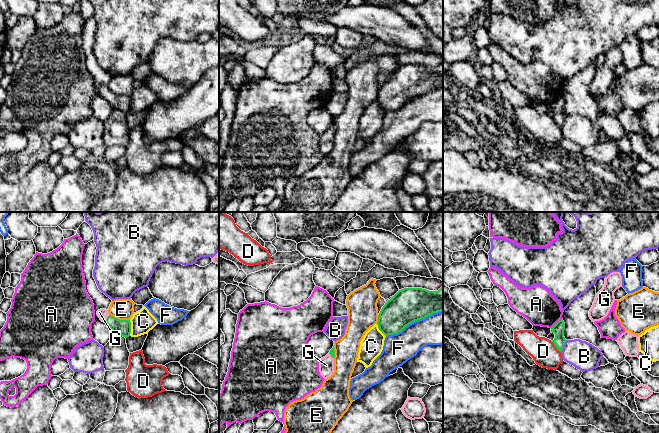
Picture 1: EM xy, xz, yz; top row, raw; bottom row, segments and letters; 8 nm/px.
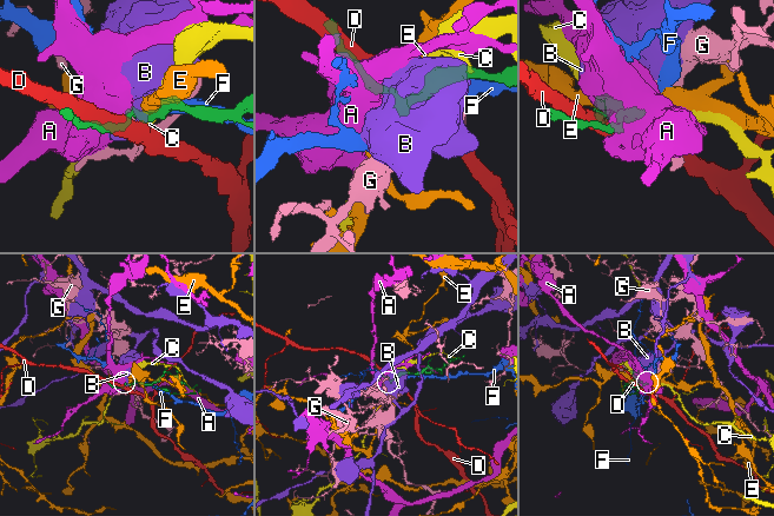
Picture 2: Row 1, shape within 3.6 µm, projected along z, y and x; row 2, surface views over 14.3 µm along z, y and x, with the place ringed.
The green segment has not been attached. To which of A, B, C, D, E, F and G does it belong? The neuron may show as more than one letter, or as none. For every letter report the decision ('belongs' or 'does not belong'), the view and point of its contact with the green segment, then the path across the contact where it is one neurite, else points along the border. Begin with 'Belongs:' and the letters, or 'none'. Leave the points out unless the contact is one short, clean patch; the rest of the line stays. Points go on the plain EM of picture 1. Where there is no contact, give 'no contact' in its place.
Belongs: G
A: does not belong; contact yz (556, 99)
B: does not belong; contact yz (563, 121)
C: does not belong; contact xy (130, 104)
D: does not belong; contact yz (555, 122)
E: does not belong; contact xy (120, 96)
F: does not belong; contact xz (414, 97)
G: belongs; contact xy (107, 94); way xy (122, 103), (115, 101), (107, 94), (102, 89)

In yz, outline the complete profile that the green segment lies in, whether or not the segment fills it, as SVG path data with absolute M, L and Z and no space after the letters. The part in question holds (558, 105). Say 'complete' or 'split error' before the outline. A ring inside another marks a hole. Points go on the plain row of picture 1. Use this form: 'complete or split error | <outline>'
complete | M560 95L552 104L551 108L555 110L555 114L553 116L553 119L557 126L560 128L563 125L563 122L566 118L566 115L564 113L564 105L565 105L565 99L563 95Z

